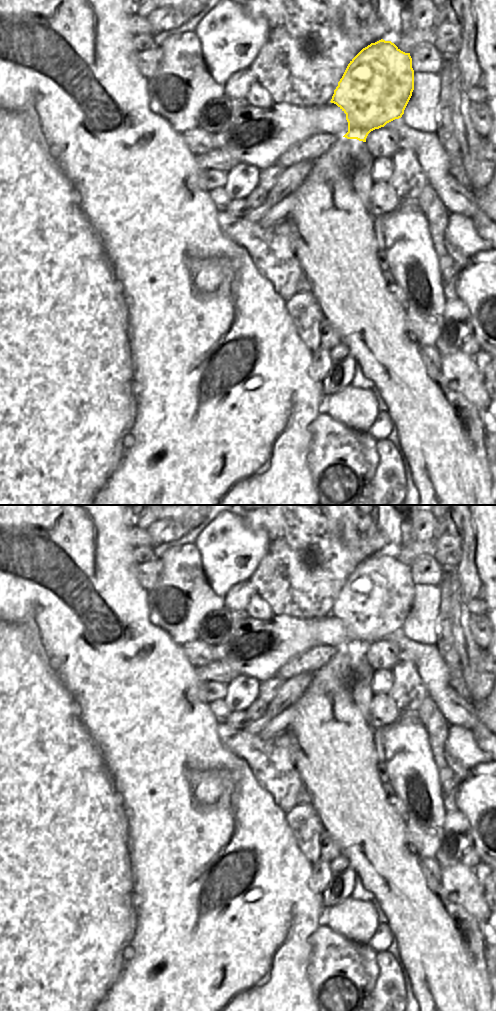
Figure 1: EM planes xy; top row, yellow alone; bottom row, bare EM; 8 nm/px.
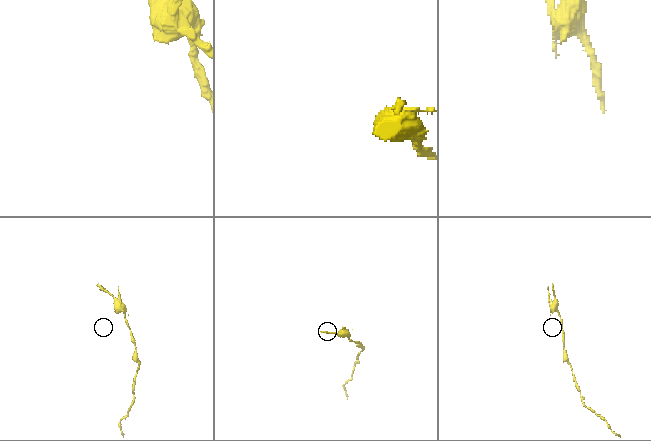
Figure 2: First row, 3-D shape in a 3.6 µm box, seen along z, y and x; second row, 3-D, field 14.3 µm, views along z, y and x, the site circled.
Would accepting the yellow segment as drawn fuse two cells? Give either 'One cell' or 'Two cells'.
Two cells

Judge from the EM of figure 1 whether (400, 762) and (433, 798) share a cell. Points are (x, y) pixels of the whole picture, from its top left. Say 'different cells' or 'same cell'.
same cell

